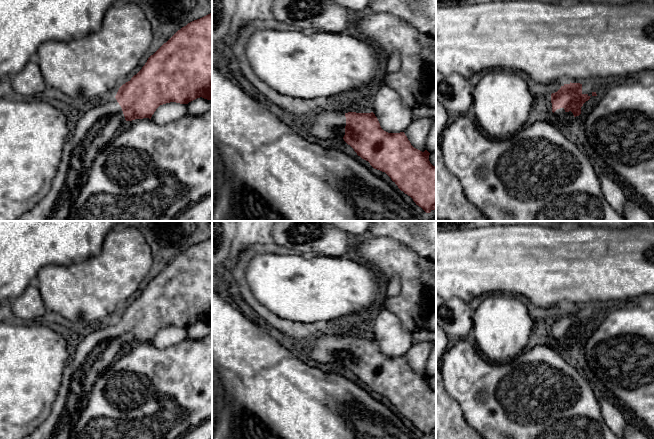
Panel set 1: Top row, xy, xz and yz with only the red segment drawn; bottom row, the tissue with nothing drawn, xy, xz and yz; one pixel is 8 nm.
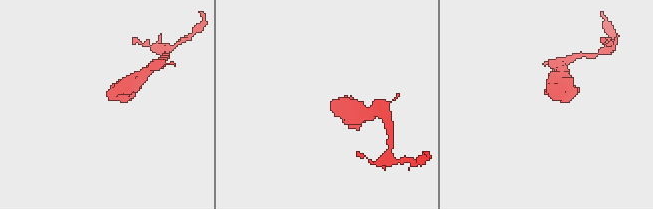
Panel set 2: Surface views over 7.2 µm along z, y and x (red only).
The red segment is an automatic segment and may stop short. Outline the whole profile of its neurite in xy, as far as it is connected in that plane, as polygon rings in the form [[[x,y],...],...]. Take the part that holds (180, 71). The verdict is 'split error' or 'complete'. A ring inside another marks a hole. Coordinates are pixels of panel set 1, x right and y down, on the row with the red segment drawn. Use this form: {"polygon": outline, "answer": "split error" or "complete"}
{"polygon": [[[212,13],[188,23],[151,55],[142,69],[130,81],[123,84],[115,97],[102,99],[86,106],[67,138],[58,170],[46,195],[38,204],[17,221],[68,221],[71,205],[86,184],[88,173],[97,154],[116,136],[128,121],[149,118],[163,104],[176,102],[188,104],[204,98],[212,101]]], "answer": "split error"}

